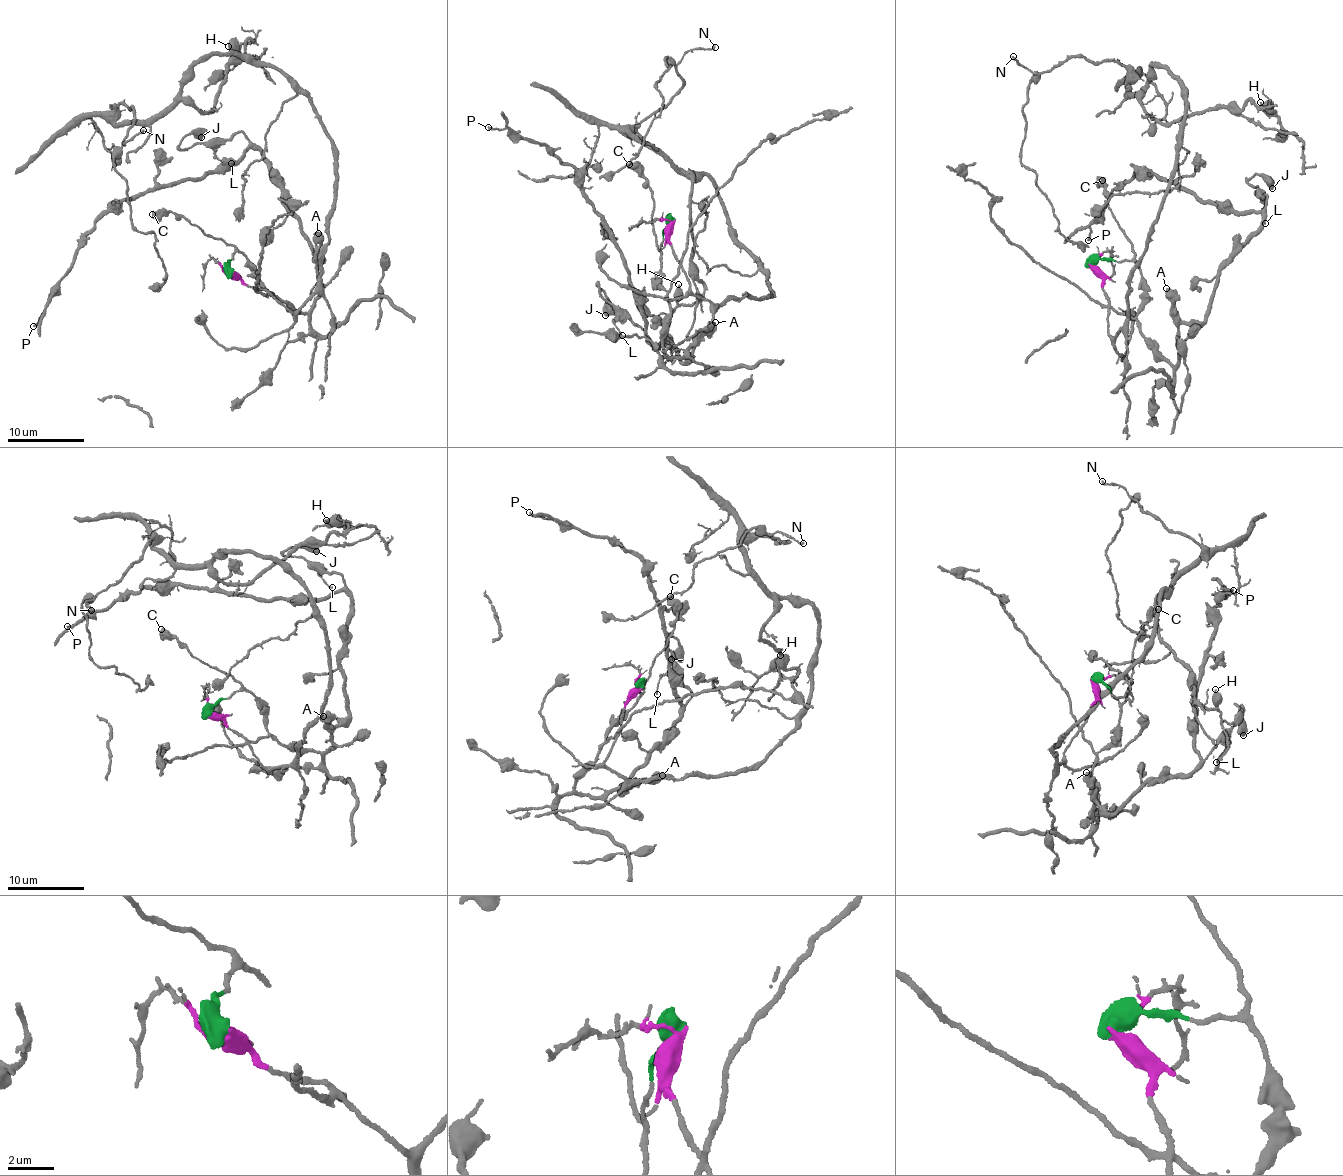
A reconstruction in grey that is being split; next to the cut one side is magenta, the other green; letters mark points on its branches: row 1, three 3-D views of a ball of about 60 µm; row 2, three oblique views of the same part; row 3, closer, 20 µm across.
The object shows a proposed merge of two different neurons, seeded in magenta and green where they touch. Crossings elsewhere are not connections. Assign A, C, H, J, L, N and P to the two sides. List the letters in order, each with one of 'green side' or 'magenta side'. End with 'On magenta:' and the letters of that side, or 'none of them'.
A: green side
C: green side
H: magenta side
J: green side
L: green side
N: magenta side
P: green side
On magenta: H, N

